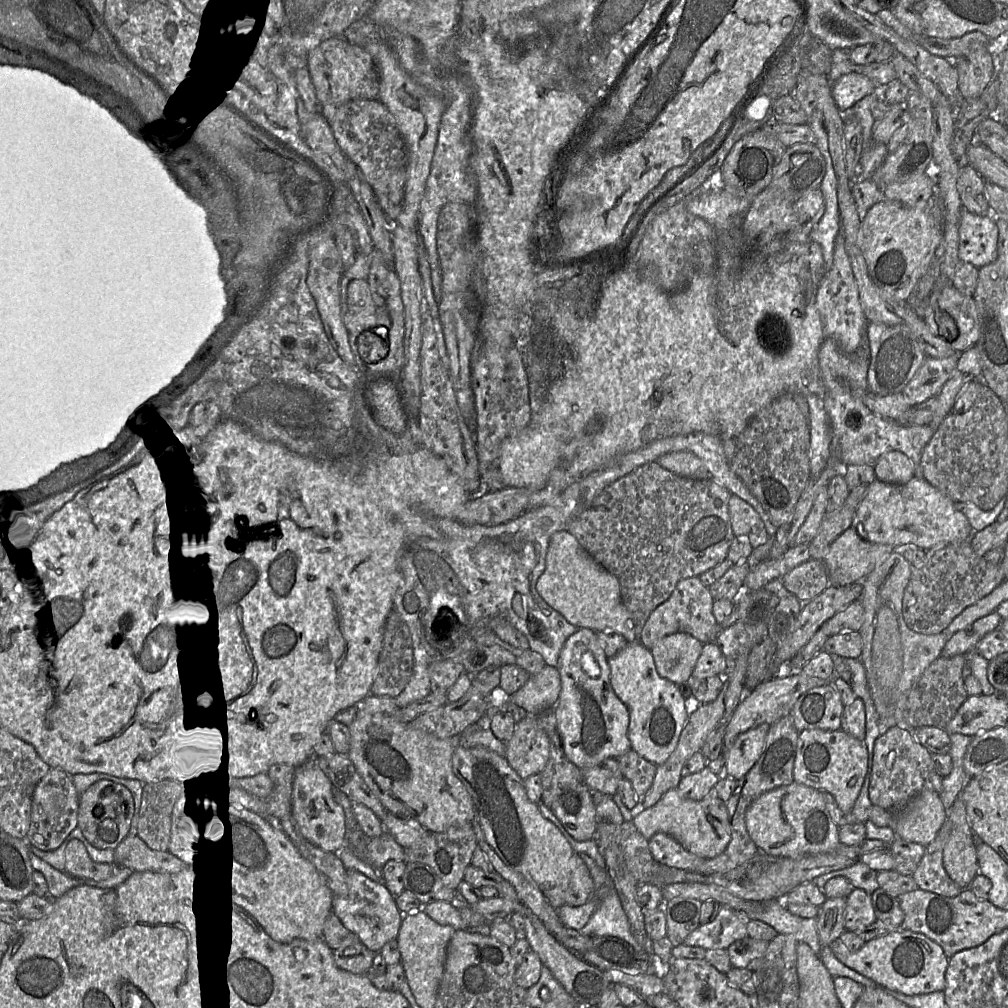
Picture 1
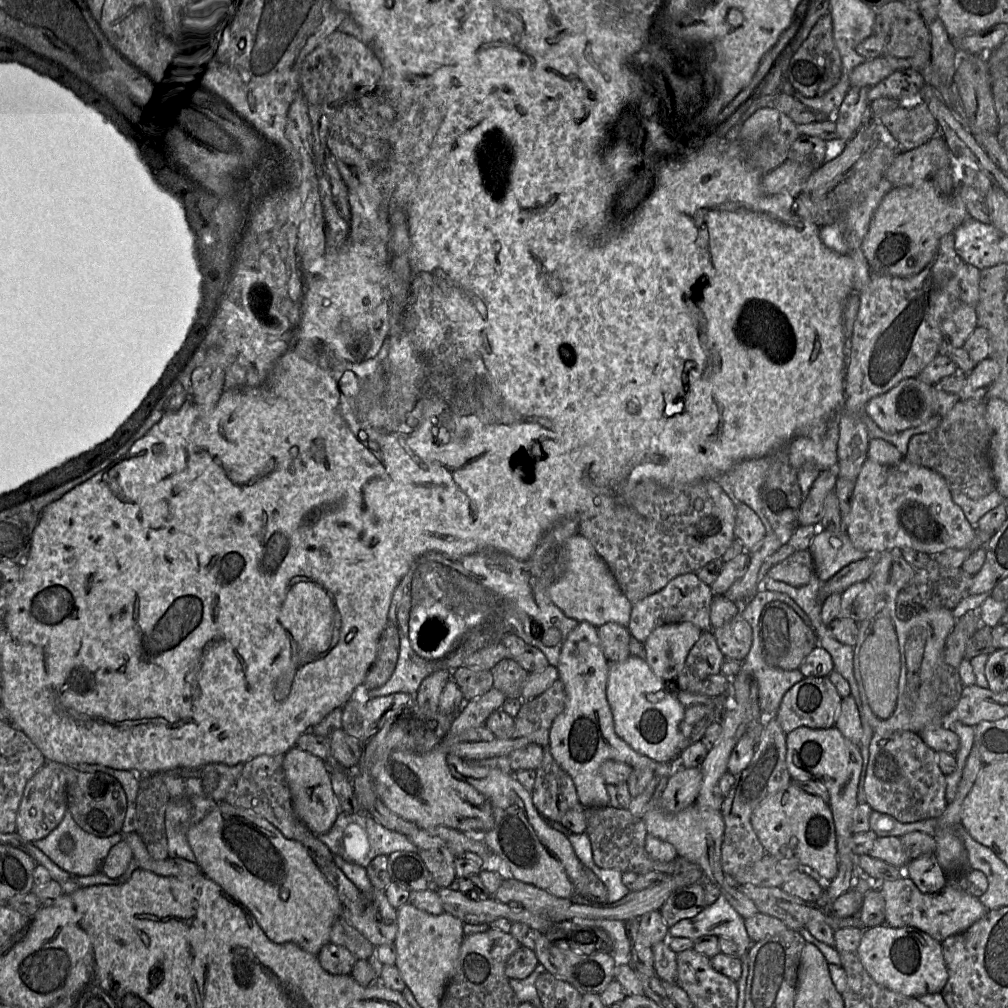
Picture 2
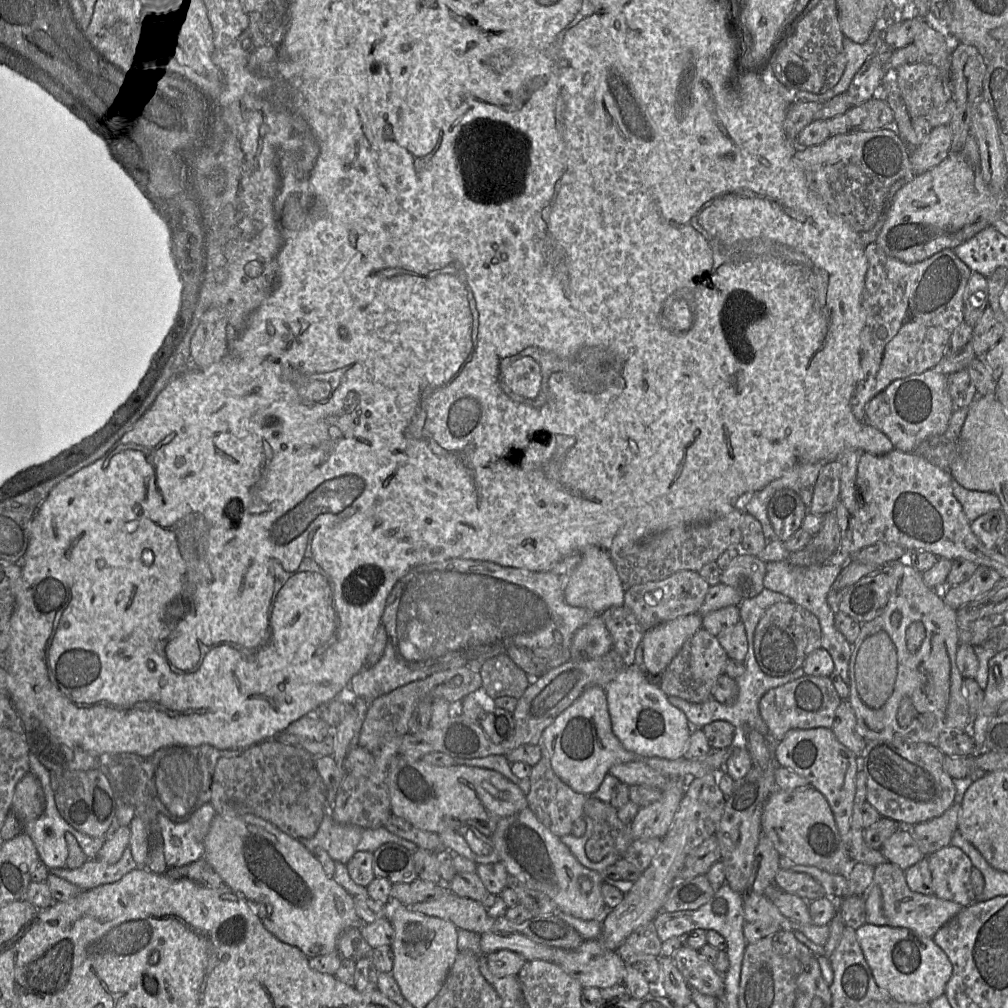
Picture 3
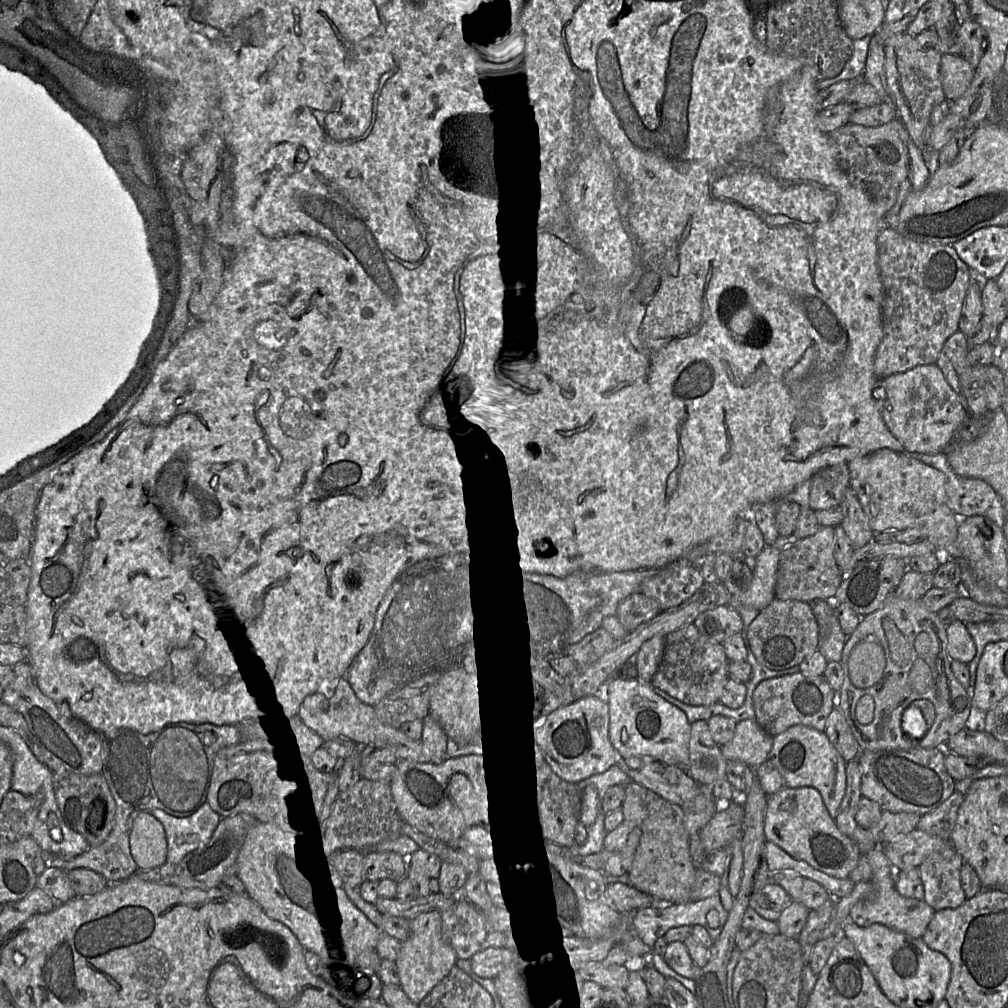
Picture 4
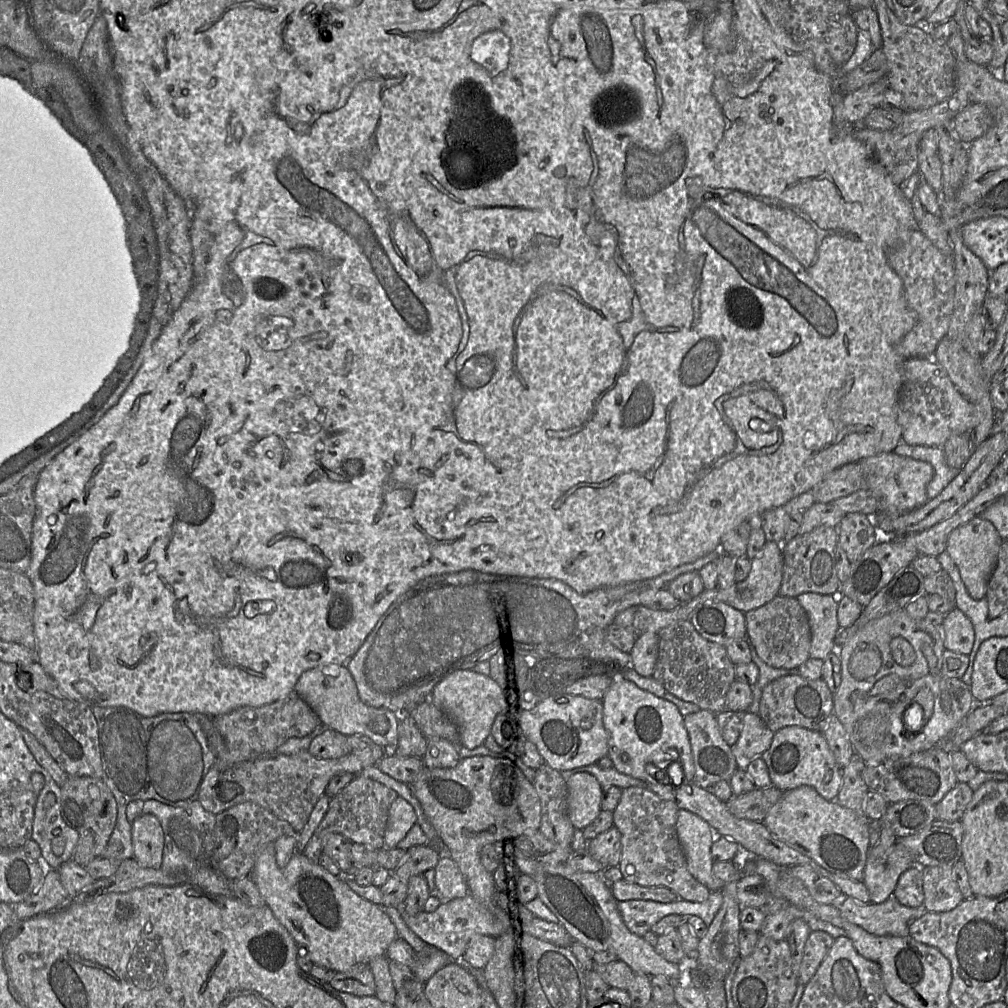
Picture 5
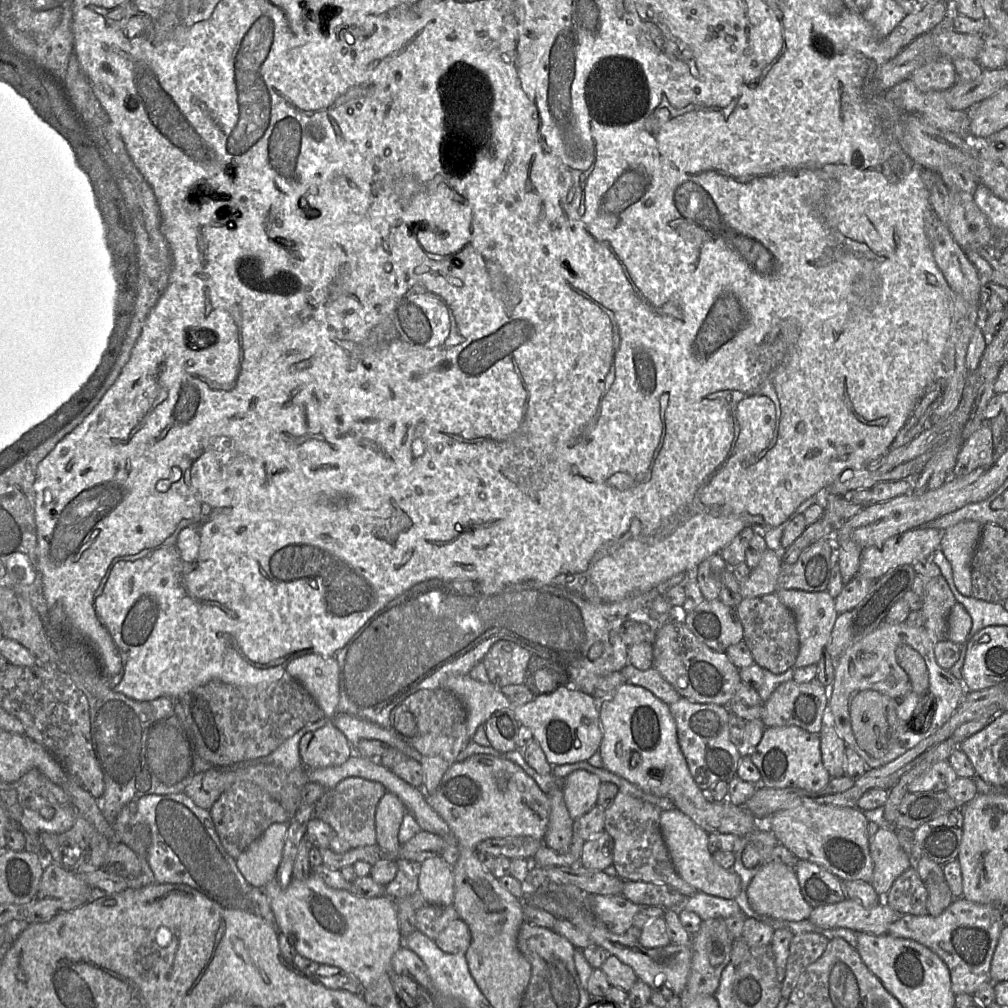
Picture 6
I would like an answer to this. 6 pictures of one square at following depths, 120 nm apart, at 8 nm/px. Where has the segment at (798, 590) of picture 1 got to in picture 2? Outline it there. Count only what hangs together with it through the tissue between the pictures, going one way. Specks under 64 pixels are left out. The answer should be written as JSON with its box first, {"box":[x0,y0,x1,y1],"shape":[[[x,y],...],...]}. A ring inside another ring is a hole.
{"box":[764,550,816,587],"shape":[[[801,550],[795,551],[792,555],[771,567],[764,578],[799,587],[807,584],[813,575],[816,575],[813,558],[808,550]]]}

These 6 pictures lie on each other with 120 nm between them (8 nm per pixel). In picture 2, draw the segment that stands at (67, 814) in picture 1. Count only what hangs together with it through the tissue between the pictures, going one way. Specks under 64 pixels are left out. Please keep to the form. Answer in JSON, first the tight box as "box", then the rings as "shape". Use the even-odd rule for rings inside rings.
{"box":[16,763,71,843],"shape":[[[45,763],[26,783],[16,816],[16,832],[24,840],[33,843],[45,838],[64,818],[67,812],[65,767],[71,766]]]}

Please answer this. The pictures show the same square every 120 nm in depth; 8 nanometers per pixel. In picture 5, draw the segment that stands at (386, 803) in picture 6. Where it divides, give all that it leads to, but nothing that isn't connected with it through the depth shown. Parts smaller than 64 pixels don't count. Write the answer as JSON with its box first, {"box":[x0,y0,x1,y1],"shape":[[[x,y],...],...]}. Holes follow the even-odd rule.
{"box":[383,796,416,849],"shape":[[[397,796],[388,810],[383,849],[396,848],[416,822],[413,807],[404,798]]]}

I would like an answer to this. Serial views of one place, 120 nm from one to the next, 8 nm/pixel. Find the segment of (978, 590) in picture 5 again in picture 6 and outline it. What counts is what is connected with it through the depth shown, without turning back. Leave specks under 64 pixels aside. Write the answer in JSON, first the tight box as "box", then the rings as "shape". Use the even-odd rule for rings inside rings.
{"box":[940,521,983,596],"shape":[[[963,521],[945,530],[940,549],[949,561],[956,588],[964,596],[972,596],[972,558],[983,524]]]}

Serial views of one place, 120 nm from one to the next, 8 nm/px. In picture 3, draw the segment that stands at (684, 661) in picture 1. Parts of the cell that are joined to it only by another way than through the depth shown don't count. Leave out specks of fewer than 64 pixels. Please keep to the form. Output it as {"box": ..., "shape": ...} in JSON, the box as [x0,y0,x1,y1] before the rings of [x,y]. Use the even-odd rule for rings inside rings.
{"box":[642,613,702,676],"shape":[[[696,613],[678,617],[645,632],[642,645],[646,674],[659,676],[684,642],[701,628],[702,617]]]}

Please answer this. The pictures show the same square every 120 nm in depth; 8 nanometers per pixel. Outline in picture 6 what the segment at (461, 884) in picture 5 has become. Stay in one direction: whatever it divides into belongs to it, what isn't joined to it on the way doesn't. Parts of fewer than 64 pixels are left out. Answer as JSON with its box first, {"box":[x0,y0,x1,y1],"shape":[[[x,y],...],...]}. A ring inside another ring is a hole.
{"box":[418,856,454,906],"shape":[[[440,856],[420,865],[418,893],[428,905],[450,906],[454,900],[452,867]]]}

